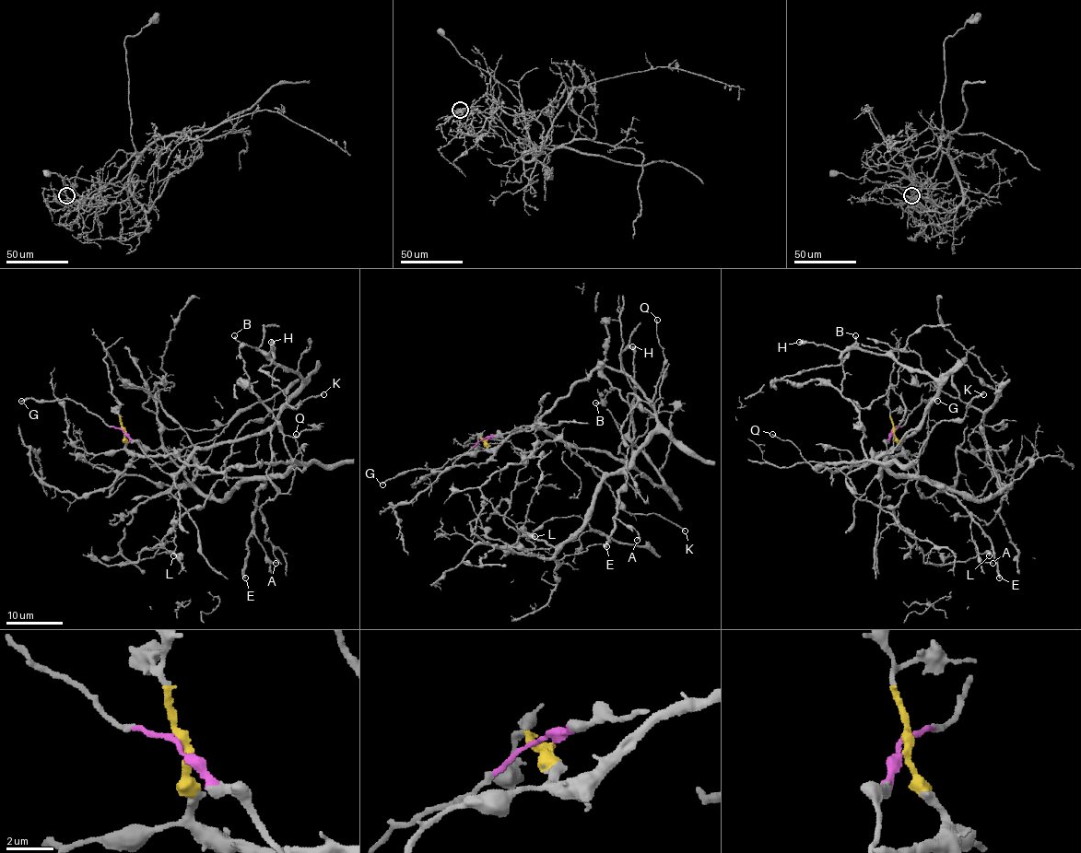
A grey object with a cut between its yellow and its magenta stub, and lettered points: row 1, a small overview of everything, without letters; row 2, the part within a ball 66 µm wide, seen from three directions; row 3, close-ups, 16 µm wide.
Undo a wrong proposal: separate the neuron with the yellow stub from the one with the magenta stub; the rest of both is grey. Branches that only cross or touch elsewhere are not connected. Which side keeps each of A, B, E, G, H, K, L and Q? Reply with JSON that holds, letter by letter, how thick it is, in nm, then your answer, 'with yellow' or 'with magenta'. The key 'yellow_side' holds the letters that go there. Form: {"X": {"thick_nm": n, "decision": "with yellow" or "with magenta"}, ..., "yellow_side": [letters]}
{"A": {"thick_nm": 160, "decision": "with yellow"}, "B": {"thick_nm": 240, "decision": "with yellow"}, "E": {"thick_nm": 360, "decision": "with yellow"}, "G": {"thick_nm": 220, "decision": "with magenta"}, "H": {"thick_nm": 480, "decision": "with magenta"}, "K": {"thick_nm": 220, "decision": "with yellow"}, "L": {"thick_nm": 440, "decision": "with yellow"}, "Q": {"thick_nm": 160, "decision": "with magenta"}, "yellow_side": ["A", "B", "E", "K", "L"]}

